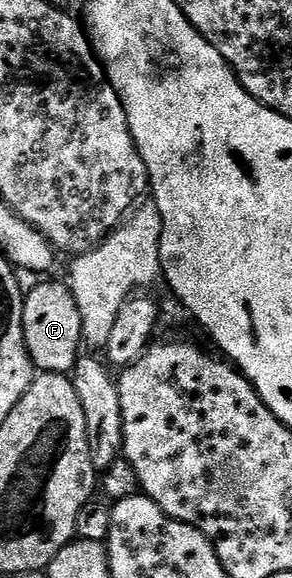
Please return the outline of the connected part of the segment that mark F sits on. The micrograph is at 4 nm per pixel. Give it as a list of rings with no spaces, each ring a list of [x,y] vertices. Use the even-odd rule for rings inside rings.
[[[42,283],[25,292],[22,301],[24,341],[35,368],[42,373],[70,373],[77,365],[84,347],[80,309],[69,286],[62,283]]]

